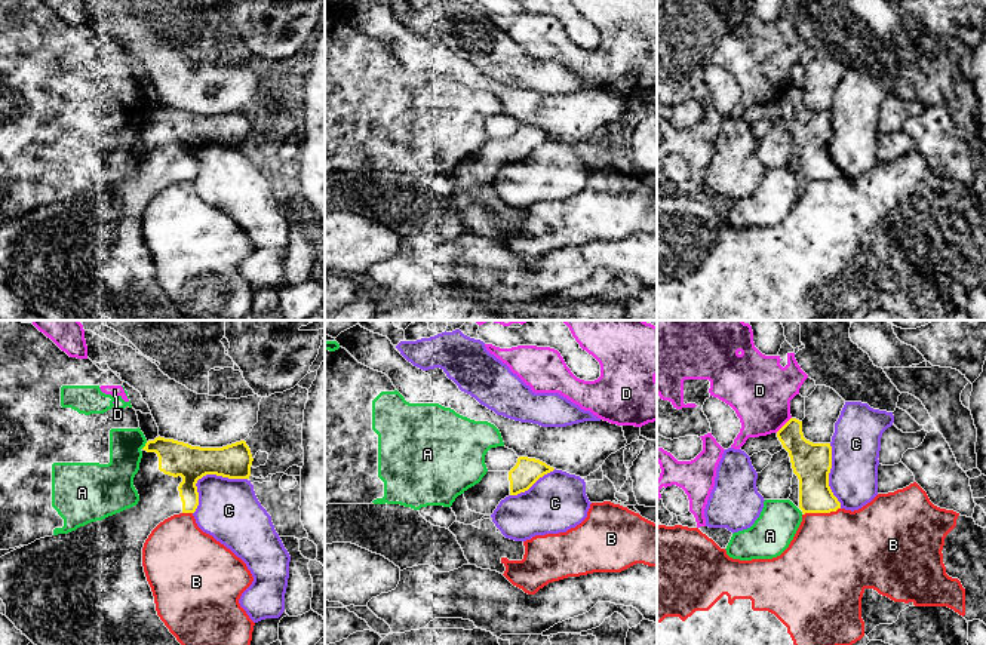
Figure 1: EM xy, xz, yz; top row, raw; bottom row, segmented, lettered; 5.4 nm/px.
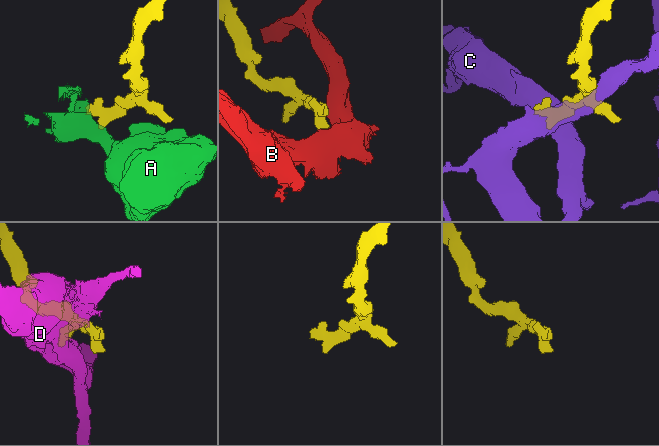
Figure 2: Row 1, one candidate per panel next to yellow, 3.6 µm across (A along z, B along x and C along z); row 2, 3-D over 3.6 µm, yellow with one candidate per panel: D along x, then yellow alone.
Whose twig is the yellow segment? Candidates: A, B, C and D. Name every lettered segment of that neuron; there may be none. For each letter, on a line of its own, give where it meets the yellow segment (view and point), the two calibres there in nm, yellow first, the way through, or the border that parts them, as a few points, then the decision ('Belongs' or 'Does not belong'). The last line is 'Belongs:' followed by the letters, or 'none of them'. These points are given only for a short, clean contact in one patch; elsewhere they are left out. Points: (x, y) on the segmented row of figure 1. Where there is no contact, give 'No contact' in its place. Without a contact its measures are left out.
A: Touches yellow at xy (146, 445). Thickness 190 nm (yellow) against 190 nm. Boundary: xy (147, 442), (141, 448). Does not belong
B: Touches yellow at yz (822, 512). Thickness 190 nm (yellow) against 480 nm. Boundary: yz (839, 507), (831, 512), (807, 512), (804, 515). Does not belong
C: Touches yellow at xy (205, 475). Thickness 190 nm (yellow) against 340 nm. Does not belong
D: Touches yellow at yz (785, 424). Thickness 200 nm (yellow) against 360 nm. Does not belong
Belongs: none of them

